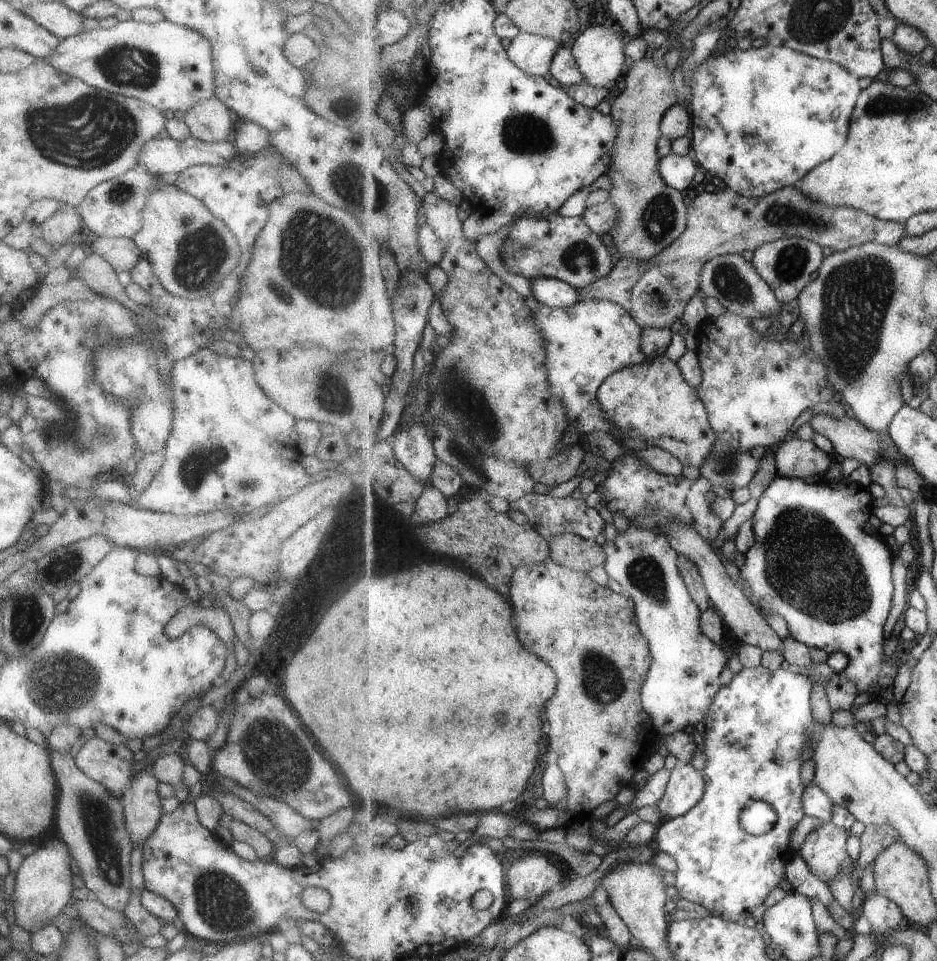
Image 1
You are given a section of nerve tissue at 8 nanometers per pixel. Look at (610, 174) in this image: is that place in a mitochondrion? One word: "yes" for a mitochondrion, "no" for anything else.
no

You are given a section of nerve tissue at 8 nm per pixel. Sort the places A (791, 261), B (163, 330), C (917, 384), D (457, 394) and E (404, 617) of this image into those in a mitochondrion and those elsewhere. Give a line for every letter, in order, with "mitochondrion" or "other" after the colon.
A: mitochondrion
B: mitochondrion
C: other
D: mitochondrion
E: other

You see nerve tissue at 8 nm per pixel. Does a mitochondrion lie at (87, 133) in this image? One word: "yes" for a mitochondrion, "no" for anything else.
yes

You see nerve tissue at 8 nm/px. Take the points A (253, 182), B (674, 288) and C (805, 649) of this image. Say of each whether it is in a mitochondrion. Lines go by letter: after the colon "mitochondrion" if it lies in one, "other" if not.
A: other
B: other
C: other

